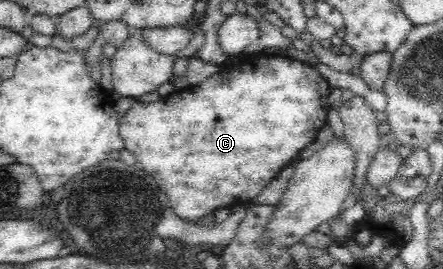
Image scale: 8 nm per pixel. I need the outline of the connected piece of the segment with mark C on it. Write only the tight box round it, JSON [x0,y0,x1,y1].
[120,52,331,222]

